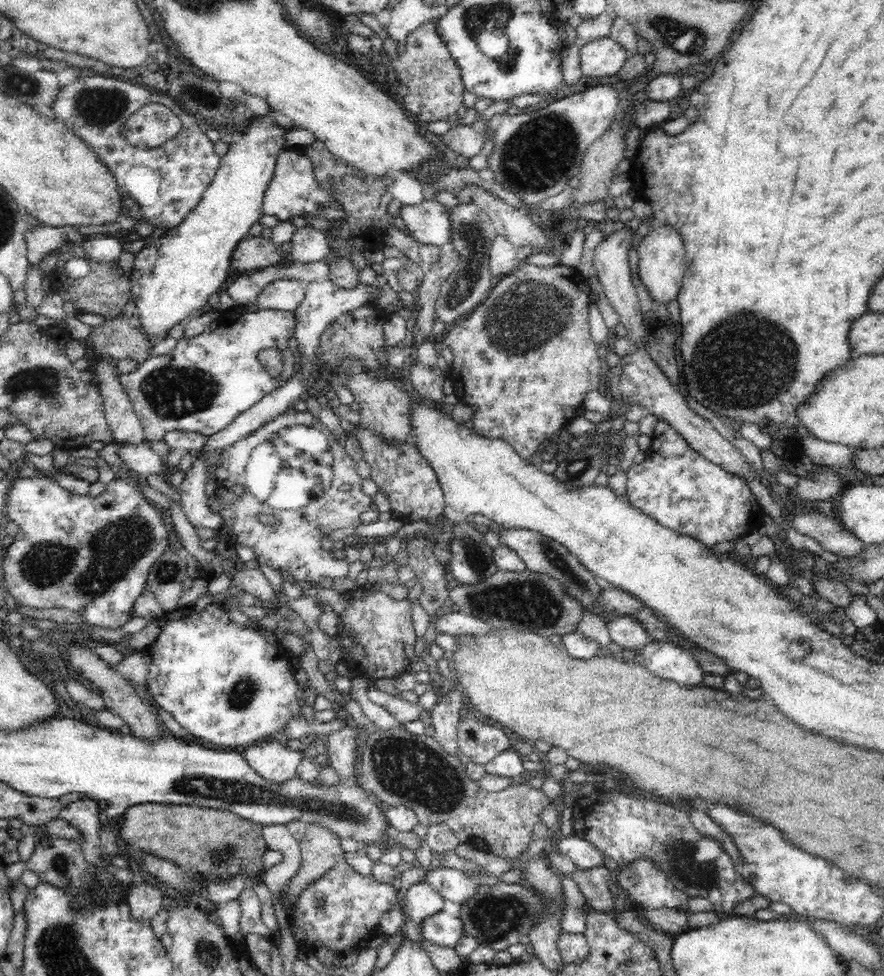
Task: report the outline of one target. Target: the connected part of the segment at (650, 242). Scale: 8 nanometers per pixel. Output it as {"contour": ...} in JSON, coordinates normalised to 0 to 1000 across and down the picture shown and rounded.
{"contour":[[[744,230],[732,239],[722,250],[723,282],[734,302],[747,311],[758,311],[765,307],[777,273],[773,244],[764,233]]]}

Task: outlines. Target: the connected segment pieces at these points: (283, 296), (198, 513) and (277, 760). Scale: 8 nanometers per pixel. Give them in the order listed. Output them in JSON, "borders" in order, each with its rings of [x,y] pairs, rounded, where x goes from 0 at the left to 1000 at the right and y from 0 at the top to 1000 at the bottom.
{"borders":[[[[309,287],[290,305],[290,313],[299,318],[331,319],[346,301],[348,288]]],[[[224,467],[217,473],[217,480],[210,484],[202,500],[206,523],[217,539],[231,539],[247,543],[252,539],[251,530],[241,525],[233,513],[233,492],[240,488],[240,478],[235,477],[230,467]]],[[[319,755],[303,756],[275,767],[279,782],[307,801],[324,801],[335,795],[335,785],[344,777],[342,770],[326,767]]]]}

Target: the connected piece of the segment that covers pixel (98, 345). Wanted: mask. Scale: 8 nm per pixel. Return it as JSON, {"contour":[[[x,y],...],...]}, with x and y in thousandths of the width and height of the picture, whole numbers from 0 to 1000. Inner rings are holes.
{"contour":[[[147,304],[138,322],[122,327],[118,332],[104,336],[102,343],[95,347],[100,360],[105,364],[120,365],[120,368],[154,370],[156,373],[172,366],[174,352],[158,336],[147,331],[154,315]]]}

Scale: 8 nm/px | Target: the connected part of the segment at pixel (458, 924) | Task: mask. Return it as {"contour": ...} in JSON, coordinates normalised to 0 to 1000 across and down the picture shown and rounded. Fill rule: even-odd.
{"contour":[[[503,933],[489,936],[477,947],[480,962],[502,971],[514,971],[525,959],[524,945]]]}

